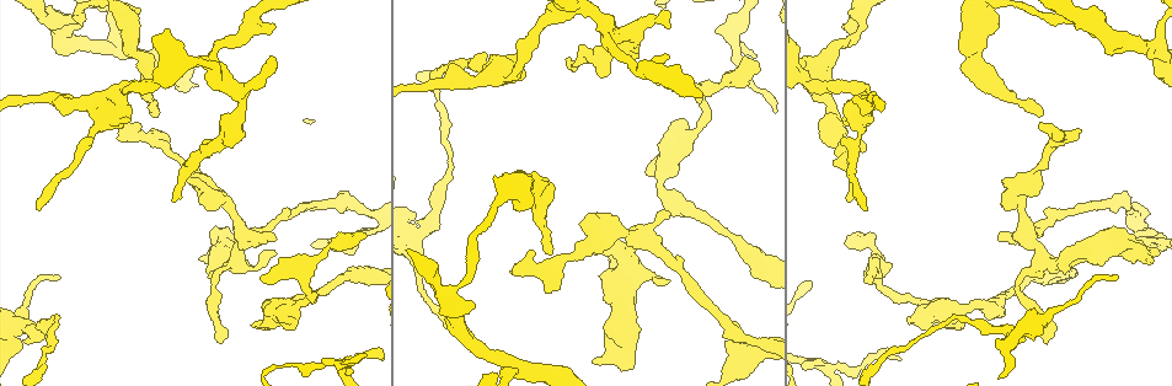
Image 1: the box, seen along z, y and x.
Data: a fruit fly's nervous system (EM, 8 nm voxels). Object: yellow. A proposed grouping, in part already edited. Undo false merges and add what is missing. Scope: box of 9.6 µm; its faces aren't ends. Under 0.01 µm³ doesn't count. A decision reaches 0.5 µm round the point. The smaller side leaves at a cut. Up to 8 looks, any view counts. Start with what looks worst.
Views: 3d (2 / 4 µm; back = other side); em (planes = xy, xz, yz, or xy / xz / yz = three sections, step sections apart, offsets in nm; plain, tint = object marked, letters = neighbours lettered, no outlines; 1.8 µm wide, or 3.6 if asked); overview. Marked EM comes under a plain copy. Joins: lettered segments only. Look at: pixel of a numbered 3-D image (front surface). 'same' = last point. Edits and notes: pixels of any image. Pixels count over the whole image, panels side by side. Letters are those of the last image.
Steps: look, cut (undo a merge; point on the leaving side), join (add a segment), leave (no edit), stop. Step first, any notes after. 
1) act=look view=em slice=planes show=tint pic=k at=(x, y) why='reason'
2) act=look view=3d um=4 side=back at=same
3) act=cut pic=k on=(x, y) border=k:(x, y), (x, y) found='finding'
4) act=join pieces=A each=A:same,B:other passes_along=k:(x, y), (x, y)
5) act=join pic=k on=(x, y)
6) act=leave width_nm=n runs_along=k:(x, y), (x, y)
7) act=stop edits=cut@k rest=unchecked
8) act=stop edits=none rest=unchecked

act=look view=em slice=xy step=8 show=letters pic=1 at=(423, 232)

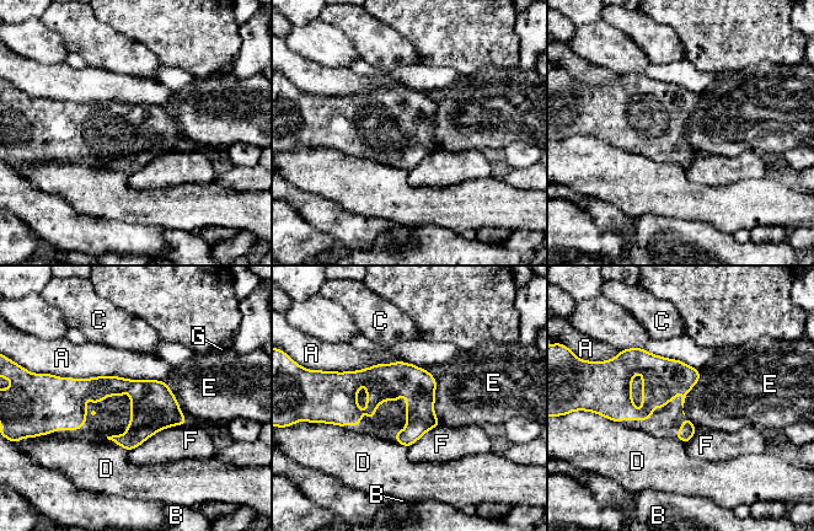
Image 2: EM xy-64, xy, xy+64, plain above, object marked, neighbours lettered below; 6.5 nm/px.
act=leave each=A:other,B:other,C:other,D:other,E:other,F:other,G:other runs_along=2:(60, 403), (132, 386), (182, 419) found='continuous, no second cell'

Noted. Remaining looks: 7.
act=look view=em slice=xz step=8 show=letters pic=1 at=(612, 258)

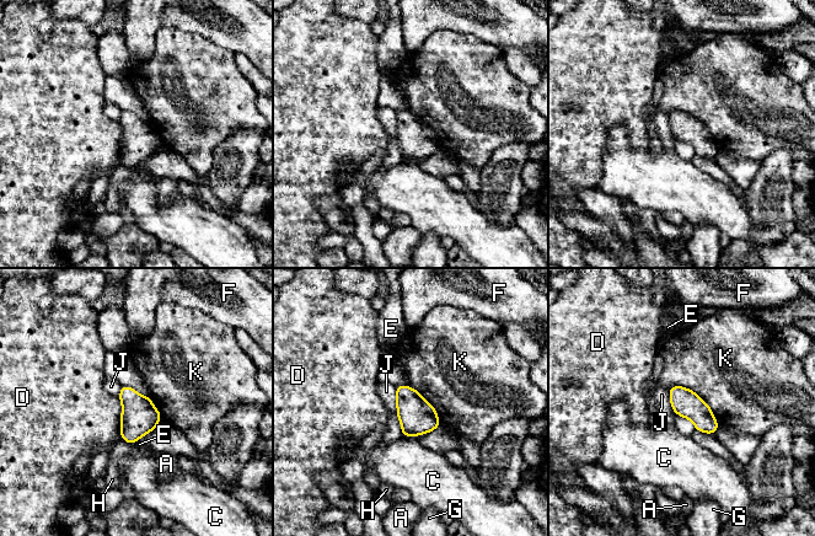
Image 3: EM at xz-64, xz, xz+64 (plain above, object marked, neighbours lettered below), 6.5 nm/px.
act=look view=em slice=planes show=letters at=same

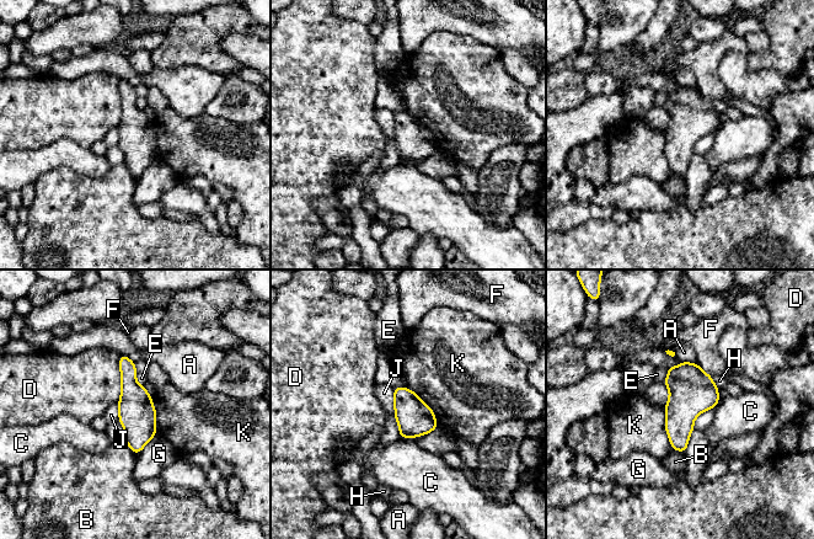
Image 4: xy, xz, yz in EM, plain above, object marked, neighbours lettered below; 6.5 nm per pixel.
act=leave width_nm=240 longest_contact=K:340nm each=A:other,B:other,C:other,D:other,E:other,F:other,G:other,H:other,J:other,K:other found='none of them fits'

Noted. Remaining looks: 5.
act=look view=3d um=4 pic=1 at=(819, 360) why='branch stops here'

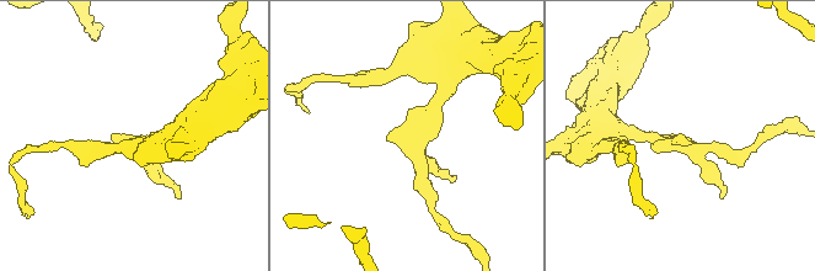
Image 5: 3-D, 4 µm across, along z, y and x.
act=look view=em slice=planes show=letters pic=5 at=(386, 139) arm_widths_nm=190,200

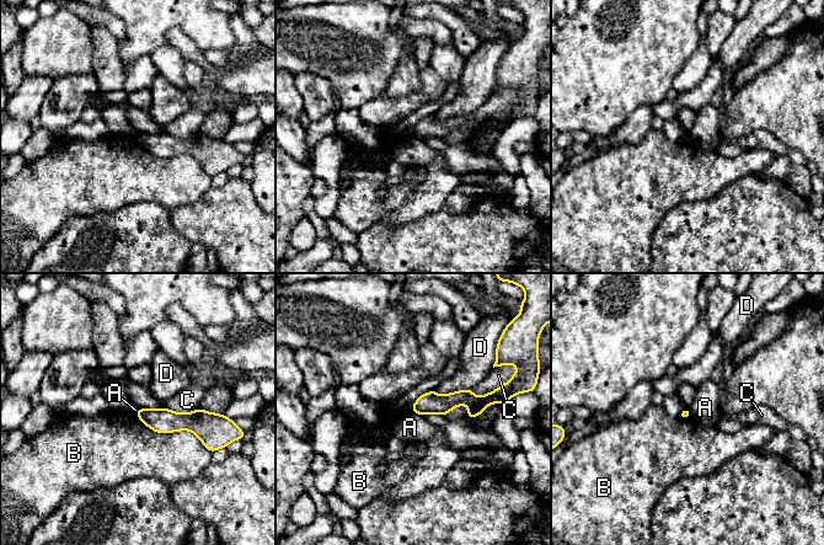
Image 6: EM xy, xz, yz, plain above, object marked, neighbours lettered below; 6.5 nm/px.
act=leave longest_contact=B:550nm each=A:other,B:other,C:other,D:other found='none of them fits'

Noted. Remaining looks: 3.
act=stop edits=none rest=unchecked

